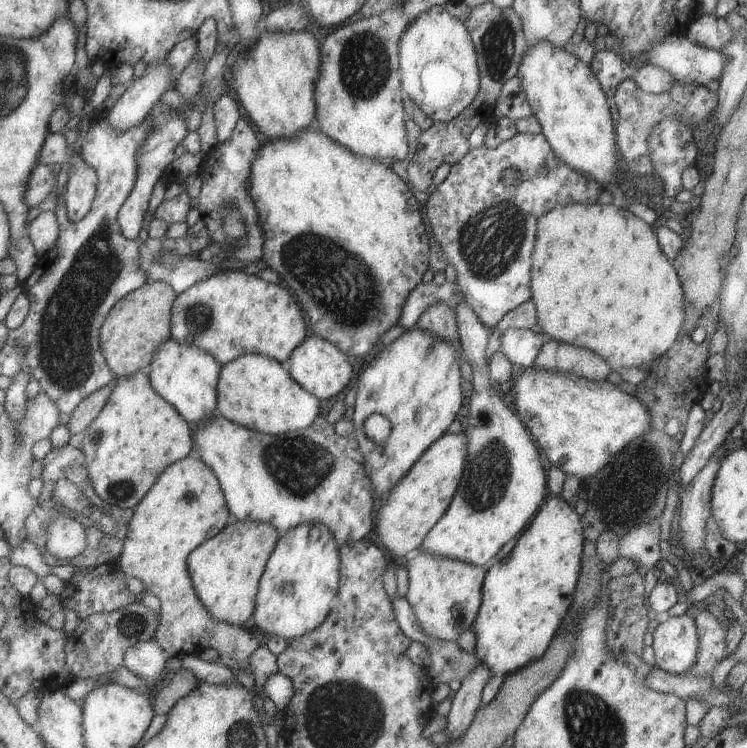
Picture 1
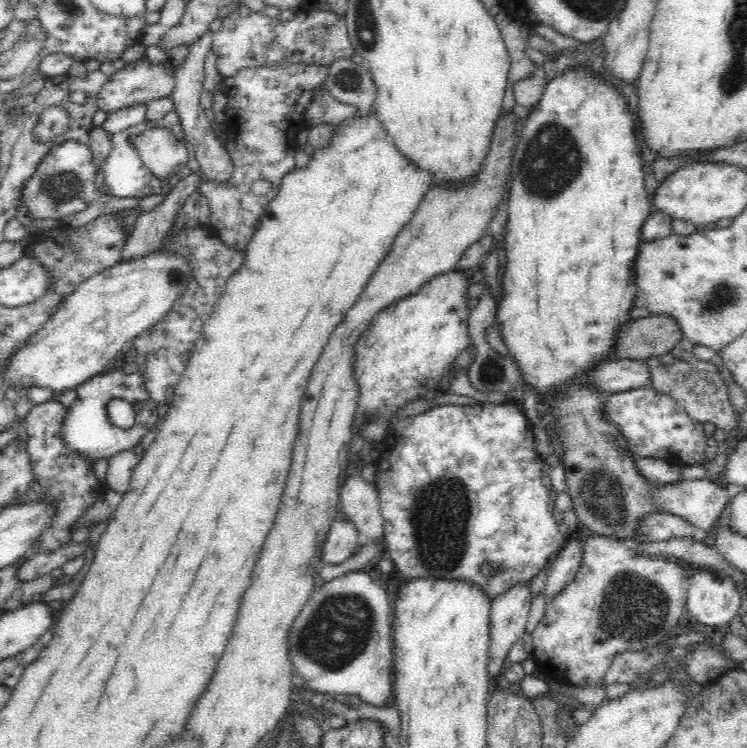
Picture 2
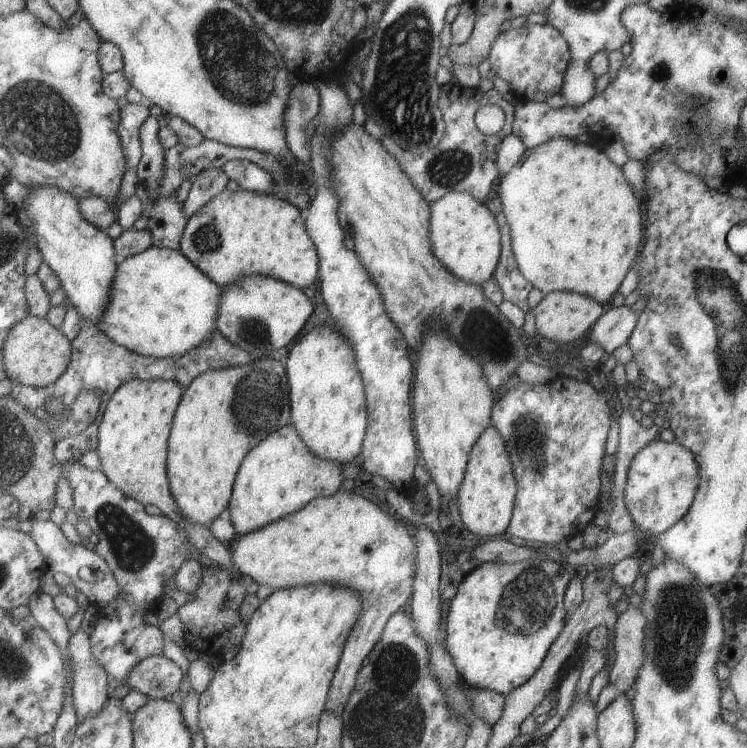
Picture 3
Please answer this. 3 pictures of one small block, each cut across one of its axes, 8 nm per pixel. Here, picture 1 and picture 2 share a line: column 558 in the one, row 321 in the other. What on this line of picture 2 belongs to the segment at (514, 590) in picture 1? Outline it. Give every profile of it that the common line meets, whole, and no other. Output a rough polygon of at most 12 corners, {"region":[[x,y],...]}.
{"region":[[587,66],[518,130],[496,323],[555,396],[596,535],[702,534],[708,478],[650,487],[582,378],[630,321],[651,213],[634,117]]}

